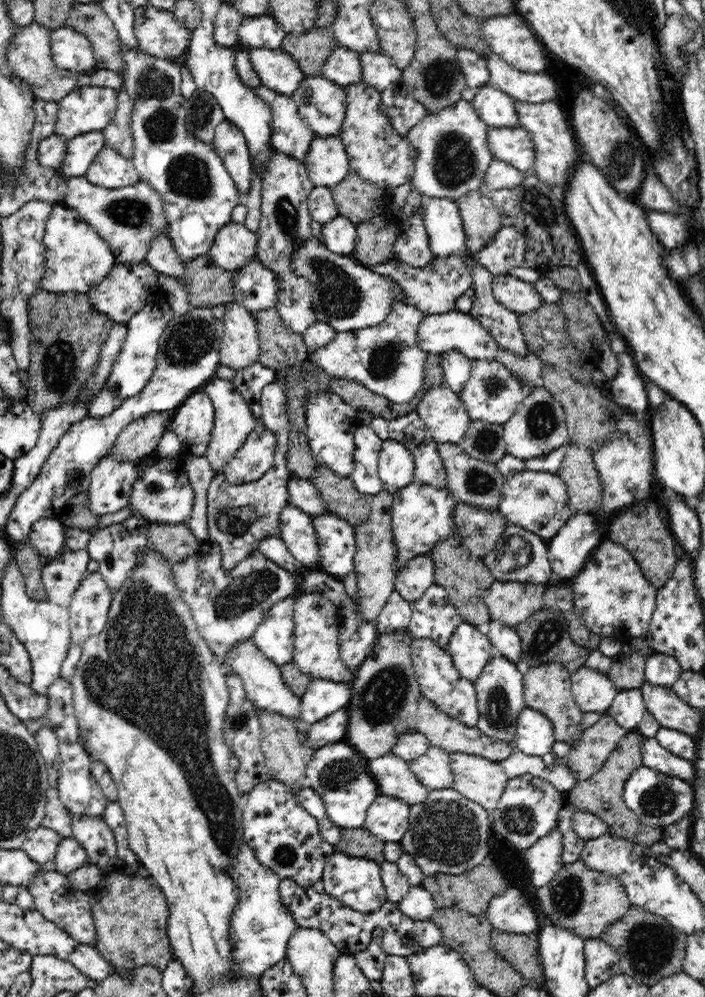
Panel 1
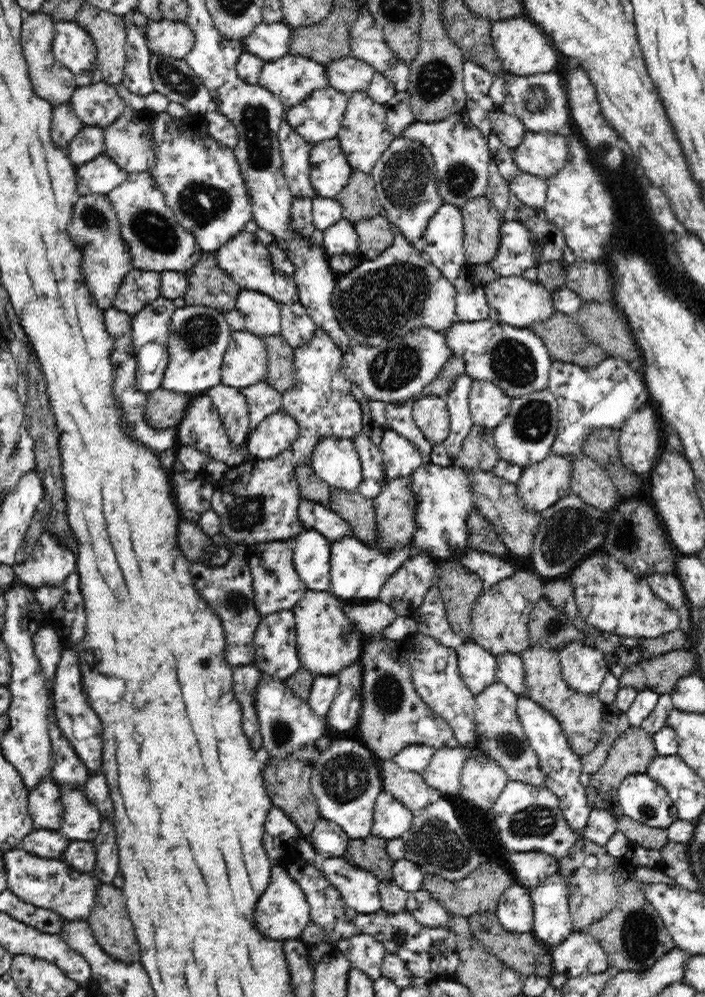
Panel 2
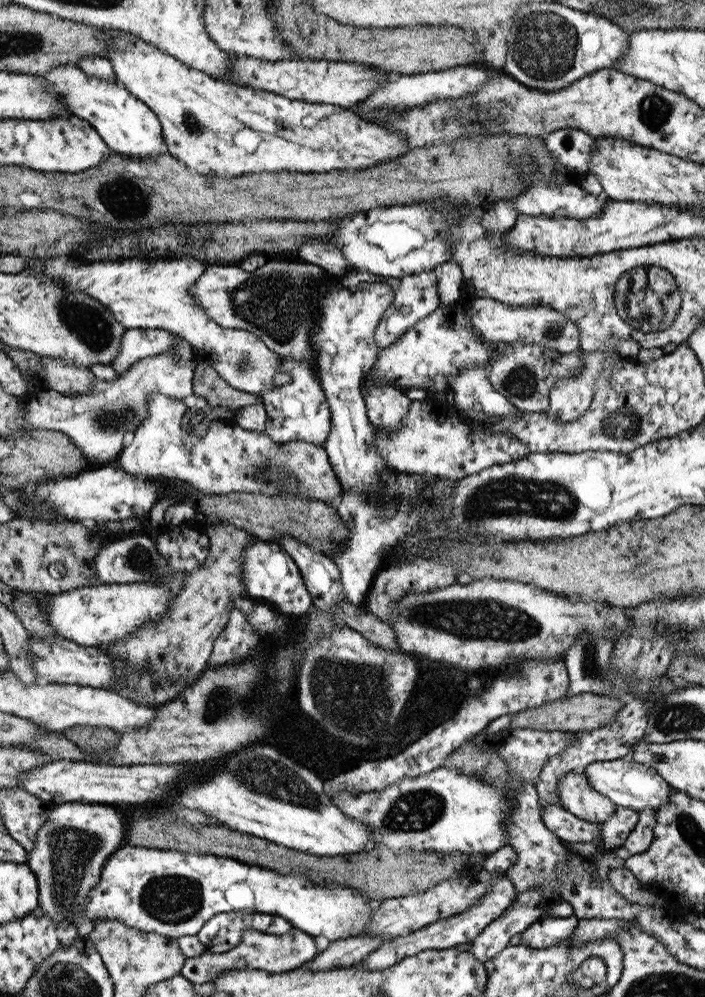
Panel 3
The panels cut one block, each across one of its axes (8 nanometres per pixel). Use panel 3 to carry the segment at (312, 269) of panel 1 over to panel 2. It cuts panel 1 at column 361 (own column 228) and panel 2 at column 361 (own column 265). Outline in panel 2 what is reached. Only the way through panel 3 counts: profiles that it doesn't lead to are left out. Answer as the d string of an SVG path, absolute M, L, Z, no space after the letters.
M388 219L388 225L394 233L394 242L376 258L362 262L354 270L335 277L335 287L331 296L331 303L344 332L353 342L366 345L392 340L404 336L411 330L420 327L430 327L434 331L443 333L454 323L459 321L456 312L456 289L454 285L442 274L439 268L428 259L423 251L418 251L409 240L404 238L402 232L397 230Z

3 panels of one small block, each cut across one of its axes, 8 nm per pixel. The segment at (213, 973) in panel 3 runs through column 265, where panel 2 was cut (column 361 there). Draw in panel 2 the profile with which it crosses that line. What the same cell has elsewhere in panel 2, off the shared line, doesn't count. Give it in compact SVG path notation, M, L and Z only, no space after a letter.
M358 932L356 936L338 940L336 945L353 968L358 968L372 980L382 977L381 966L388 953L382 941L368 933Z

